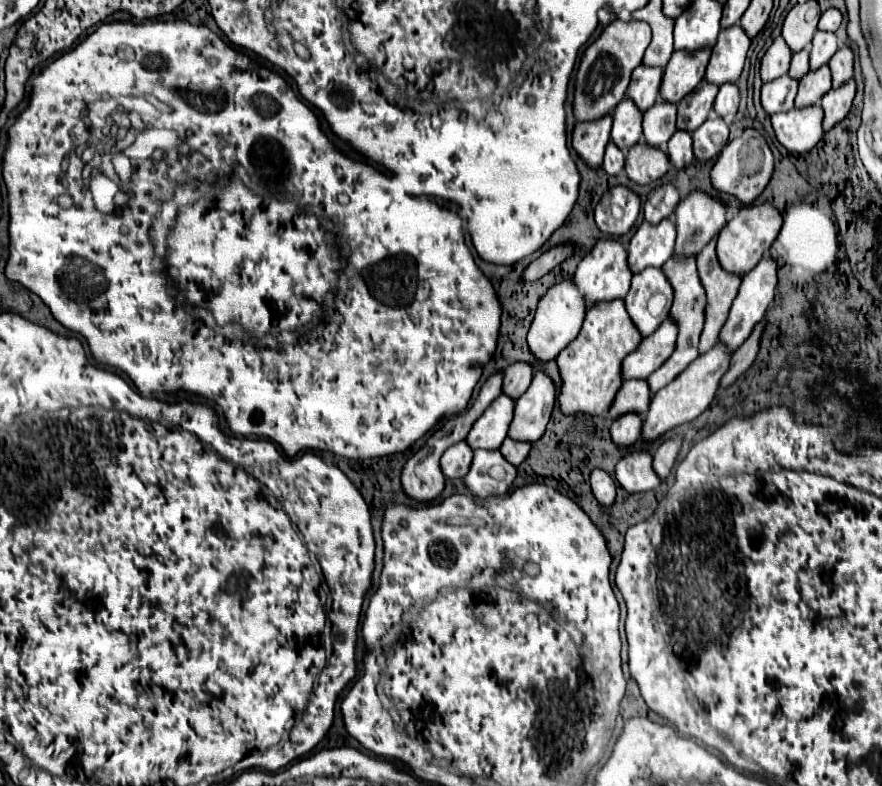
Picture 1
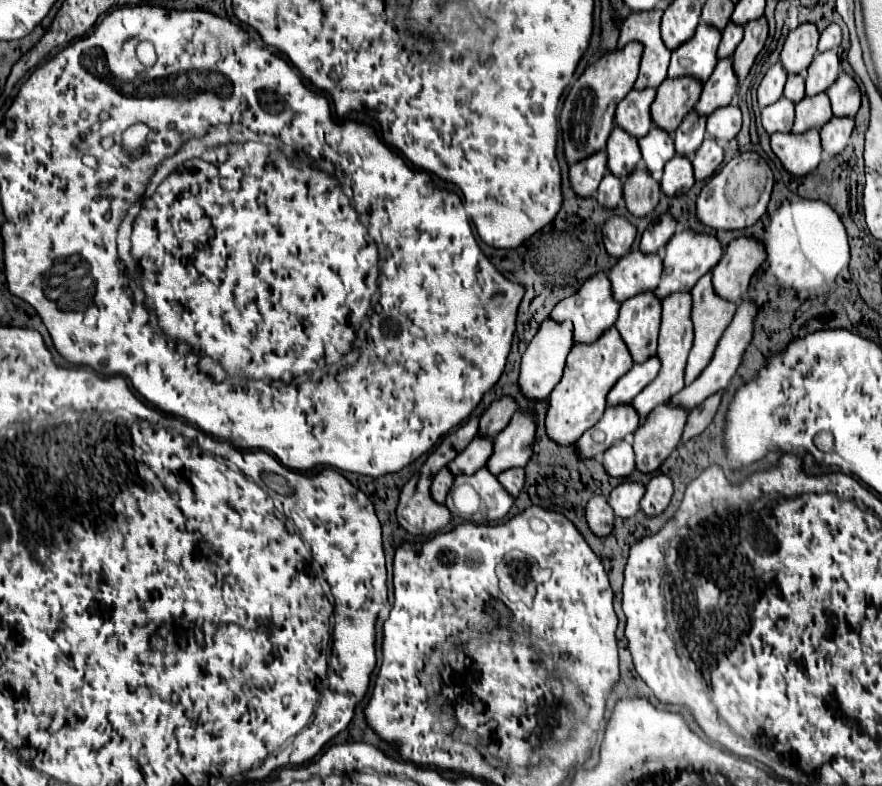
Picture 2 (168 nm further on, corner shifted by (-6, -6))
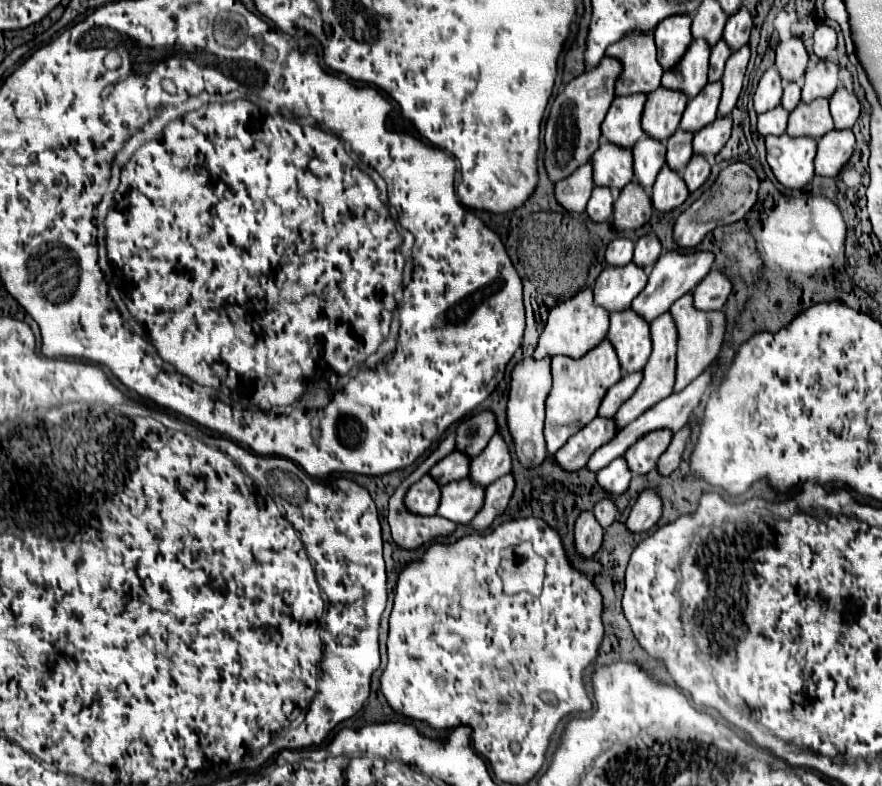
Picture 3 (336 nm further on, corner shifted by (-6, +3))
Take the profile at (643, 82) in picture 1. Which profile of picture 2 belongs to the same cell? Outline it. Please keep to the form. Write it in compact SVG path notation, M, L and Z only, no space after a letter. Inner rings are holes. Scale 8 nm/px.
M656 89L630 91L624 97L624 101L618 103L618 109L614 115L616 127L624 129L626 133L630 133L636 139L644 137L652 127L650 105L654 101L654 93L656 93Z

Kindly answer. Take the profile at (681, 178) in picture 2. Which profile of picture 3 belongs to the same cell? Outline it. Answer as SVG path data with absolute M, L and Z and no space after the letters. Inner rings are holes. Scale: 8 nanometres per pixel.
M664 164L652 186L654 208L660 212L670 212L678 208L686 198L688 198L688 188L686 182L682 180L682 174Z

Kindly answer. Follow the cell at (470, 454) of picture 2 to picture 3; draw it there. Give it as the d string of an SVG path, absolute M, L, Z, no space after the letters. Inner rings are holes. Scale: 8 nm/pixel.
M454 450L446 458L442 458L430 470L430 474L438 480L440 486L448 484L450 480L462 480L468 476L468 472L470 472L470 456L466 456L466 452L458 452L458 450Z

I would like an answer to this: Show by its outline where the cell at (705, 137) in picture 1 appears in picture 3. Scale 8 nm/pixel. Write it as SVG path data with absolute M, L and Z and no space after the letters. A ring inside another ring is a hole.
M702 154L692 156L684 170L684 180L686 180L688 190L690 192L698 190L706 182L708 176L710 176L710 162L706 160L706 156L702 156Z

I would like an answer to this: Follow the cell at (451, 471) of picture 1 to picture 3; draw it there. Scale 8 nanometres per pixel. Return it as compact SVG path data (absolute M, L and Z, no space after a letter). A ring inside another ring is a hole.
M430 474L422 476L414 486L410 486L406 494L406 506L422 516L436 514L438 504L440 504L440 486Z

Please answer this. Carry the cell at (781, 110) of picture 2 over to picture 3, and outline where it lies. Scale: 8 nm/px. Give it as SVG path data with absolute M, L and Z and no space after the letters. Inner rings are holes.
M776 106L770 112L764 112L758 116L758 132L762 136L784 134L786 132L786 120L788 120L788 112L782 106Z

